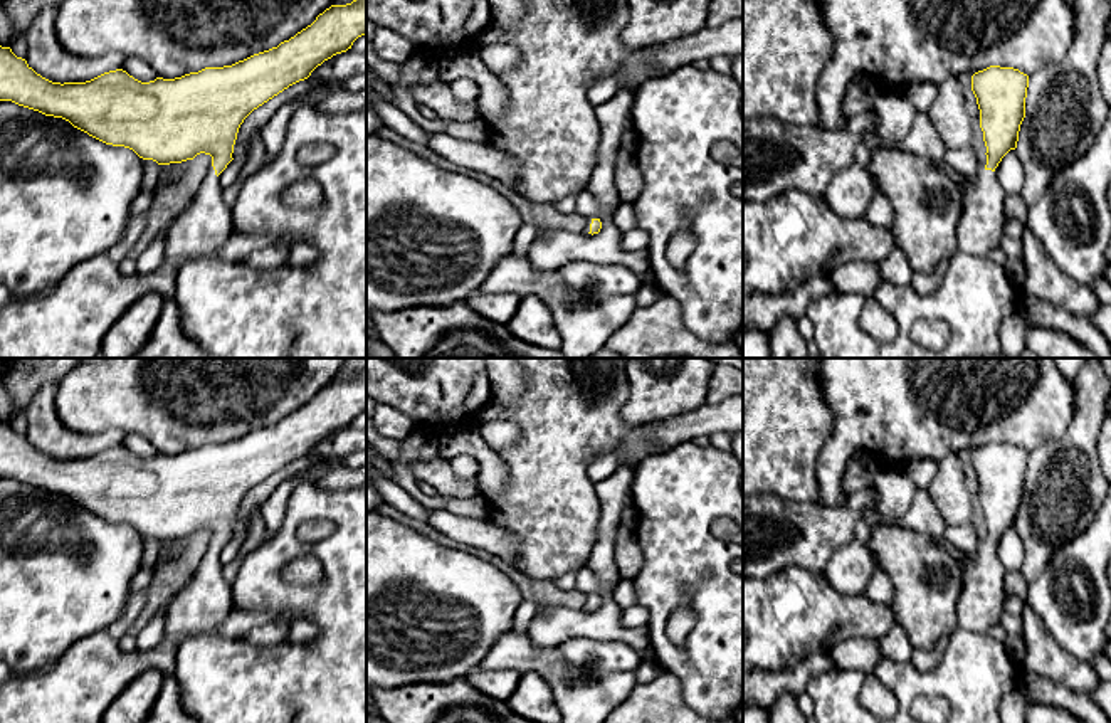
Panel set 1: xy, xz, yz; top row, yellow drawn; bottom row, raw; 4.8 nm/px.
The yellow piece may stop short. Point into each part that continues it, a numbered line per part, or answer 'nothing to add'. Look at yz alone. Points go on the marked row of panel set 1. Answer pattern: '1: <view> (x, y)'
1: yz (980, 227)

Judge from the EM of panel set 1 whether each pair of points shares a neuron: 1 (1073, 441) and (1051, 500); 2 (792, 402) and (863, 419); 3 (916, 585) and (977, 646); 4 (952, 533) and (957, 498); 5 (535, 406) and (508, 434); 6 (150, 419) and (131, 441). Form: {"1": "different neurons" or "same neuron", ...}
{"1": "same neuron", "2": "different neurons", "3": "different neurons", "4": "different neurons", "5": "different neurons", "6": "different neurons"}

